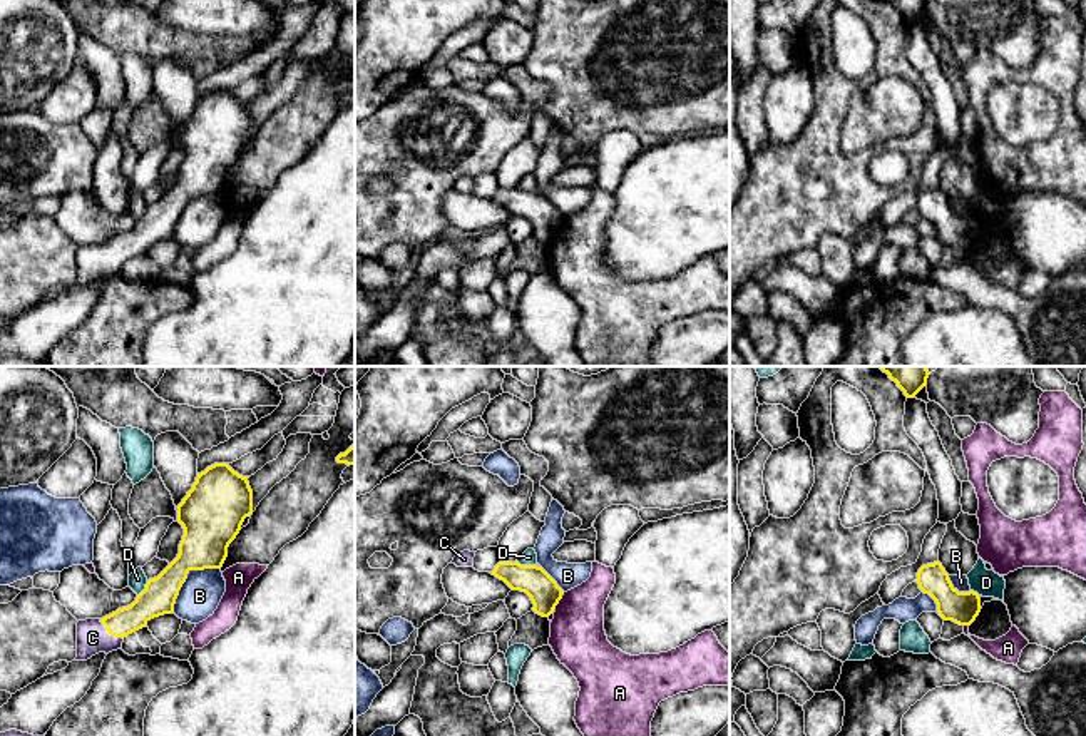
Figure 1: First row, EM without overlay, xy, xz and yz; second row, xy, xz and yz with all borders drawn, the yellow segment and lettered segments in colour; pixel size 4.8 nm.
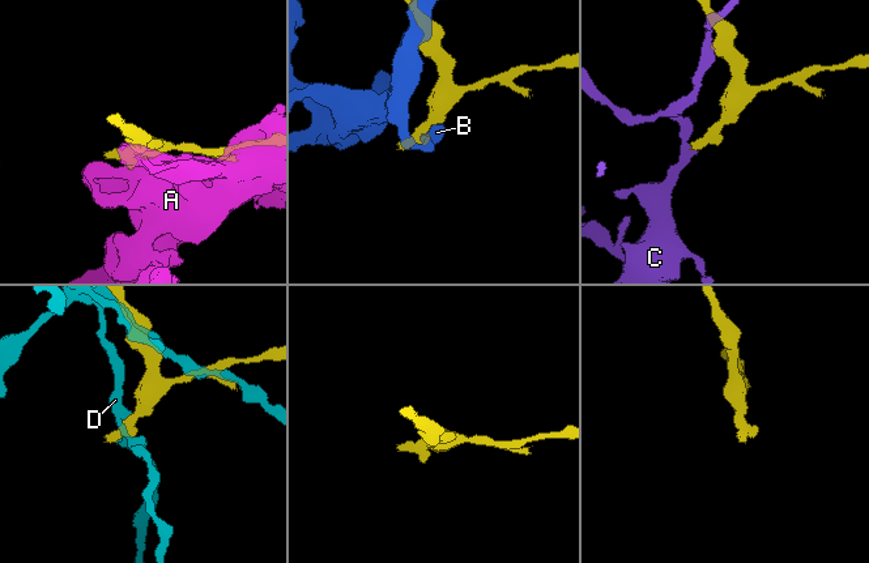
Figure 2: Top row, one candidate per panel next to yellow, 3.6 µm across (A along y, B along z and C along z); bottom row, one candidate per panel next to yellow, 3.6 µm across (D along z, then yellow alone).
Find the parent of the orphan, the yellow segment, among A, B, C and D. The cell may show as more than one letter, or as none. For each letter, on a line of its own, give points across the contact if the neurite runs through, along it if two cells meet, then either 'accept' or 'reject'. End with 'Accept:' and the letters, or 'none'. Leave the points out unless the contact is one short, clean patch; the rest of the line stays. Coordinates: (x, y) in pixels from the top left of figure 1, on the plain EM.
A: reject
B: reject
C: across xy (151, 228), (109, 258), (92, 263) | accept
D: reject
Accept: C

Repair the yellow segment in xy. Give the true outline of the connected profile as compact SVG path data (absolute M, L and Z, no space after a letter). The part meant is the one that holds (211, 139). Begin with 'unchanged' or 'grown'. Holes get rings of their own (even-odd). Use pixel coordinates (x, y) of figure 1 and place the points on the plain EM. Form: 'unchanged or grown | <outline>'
grown | M214 89L197 99L192 114L177 130L184 154L177 182L136 226L102 244L77 248L77 283L87 286L99 278L122 274L124 264L146 253L154 243L172 239L182 209L191 196L221 194L228 172L246 142L253 139L253 115L228 89Z

